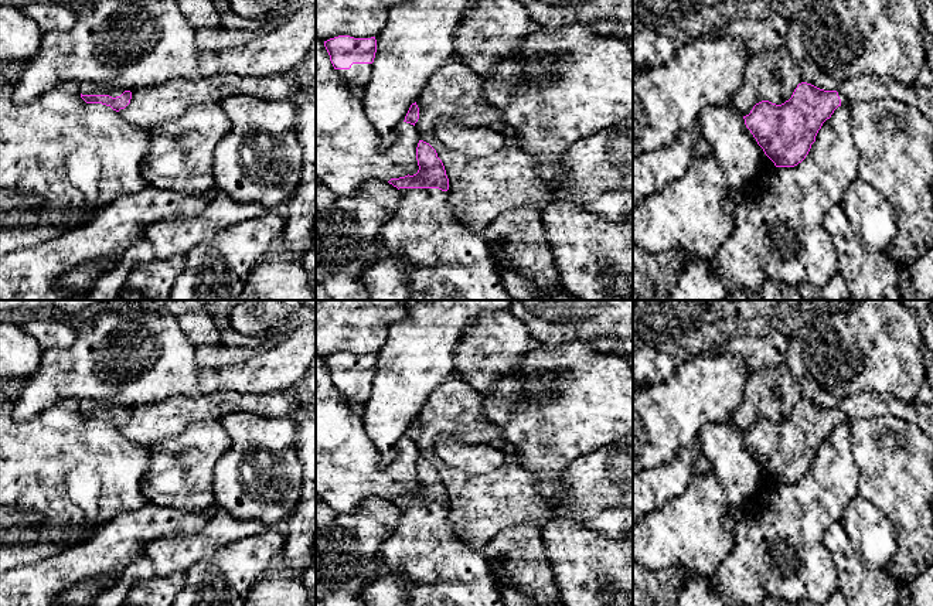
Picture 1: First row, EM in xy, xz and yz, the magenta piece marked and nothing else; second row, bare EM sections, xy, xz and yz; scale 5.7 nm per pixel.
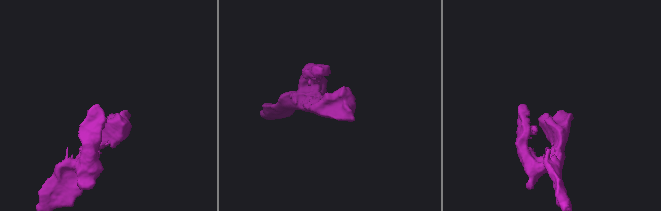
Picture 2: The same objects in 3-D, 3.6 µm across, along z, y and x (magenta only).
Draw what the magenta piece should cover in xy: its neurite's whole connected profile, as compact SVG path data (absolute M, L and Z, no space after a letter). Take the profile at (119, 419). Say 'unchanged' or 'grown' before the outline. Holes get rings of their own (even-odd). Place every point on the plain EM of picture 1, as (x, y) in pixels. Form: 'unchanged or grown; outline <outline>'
grown; outline M82 401L79 406L81 415L86 421L102 421L110 423L116 429L125 426L132 416L130 408L109 405L103 402Z

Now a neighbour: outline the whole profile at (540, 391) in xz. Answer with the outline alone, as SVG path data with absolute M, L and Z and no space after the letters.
M534 374L527 375L525 382L530 389L525 394L525 399L528 404L548 404L551 398L554 398L552 382L554 378L549 374Z

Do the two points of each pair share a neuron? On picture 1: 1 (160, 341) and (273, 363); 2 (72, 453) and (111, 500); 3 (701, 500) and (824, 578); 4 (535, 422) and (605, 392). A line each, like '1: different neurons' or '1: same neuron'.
1: same neuron
2: same neuron
3: different neurons
4: same neuron

